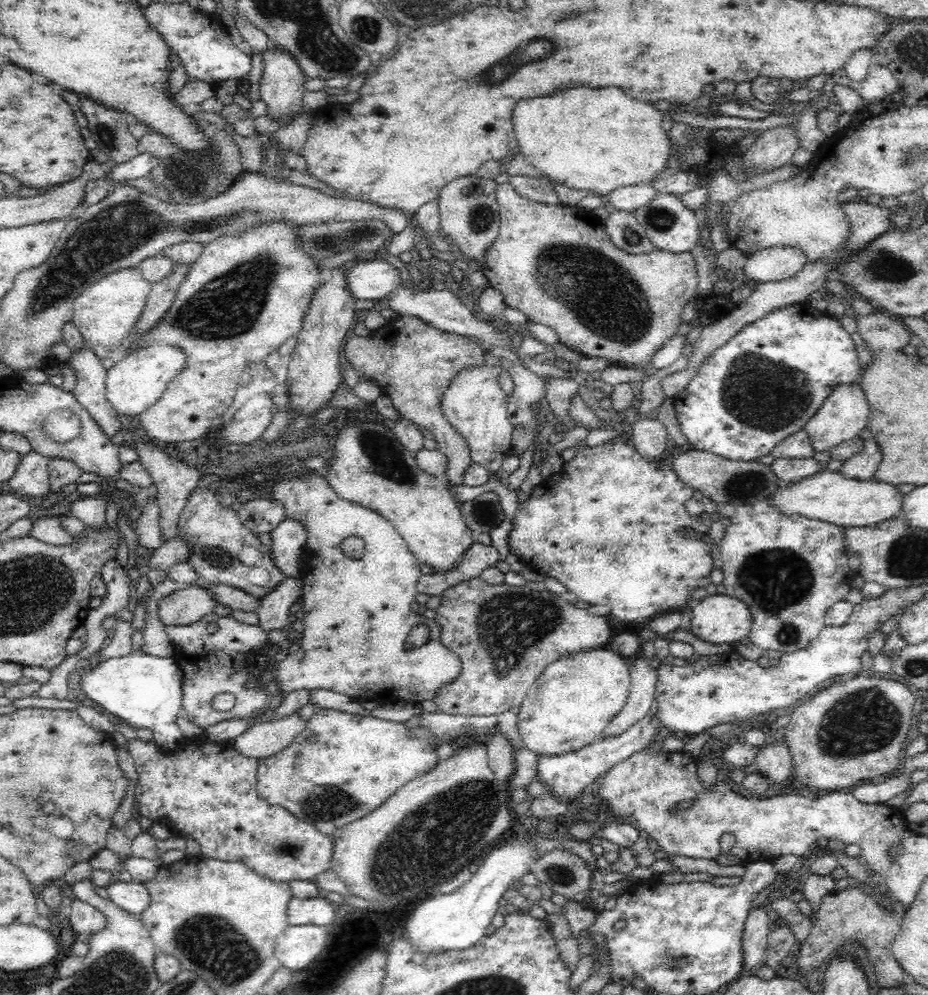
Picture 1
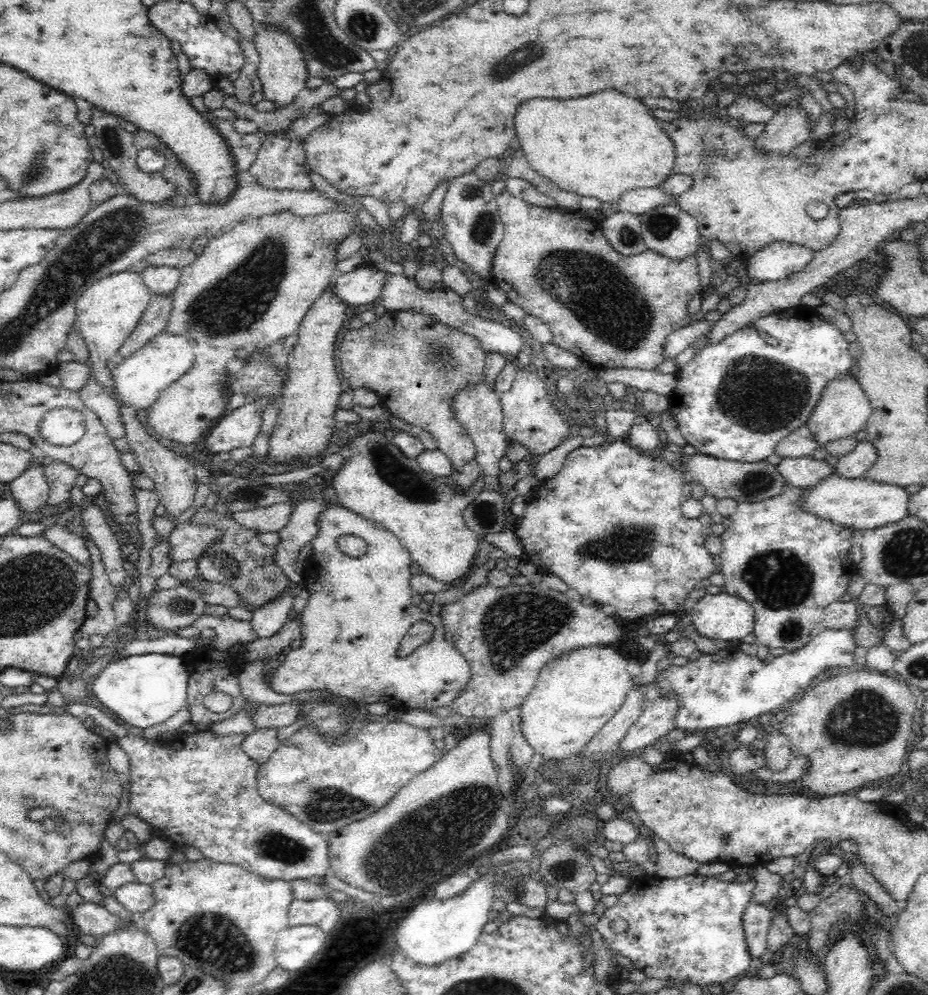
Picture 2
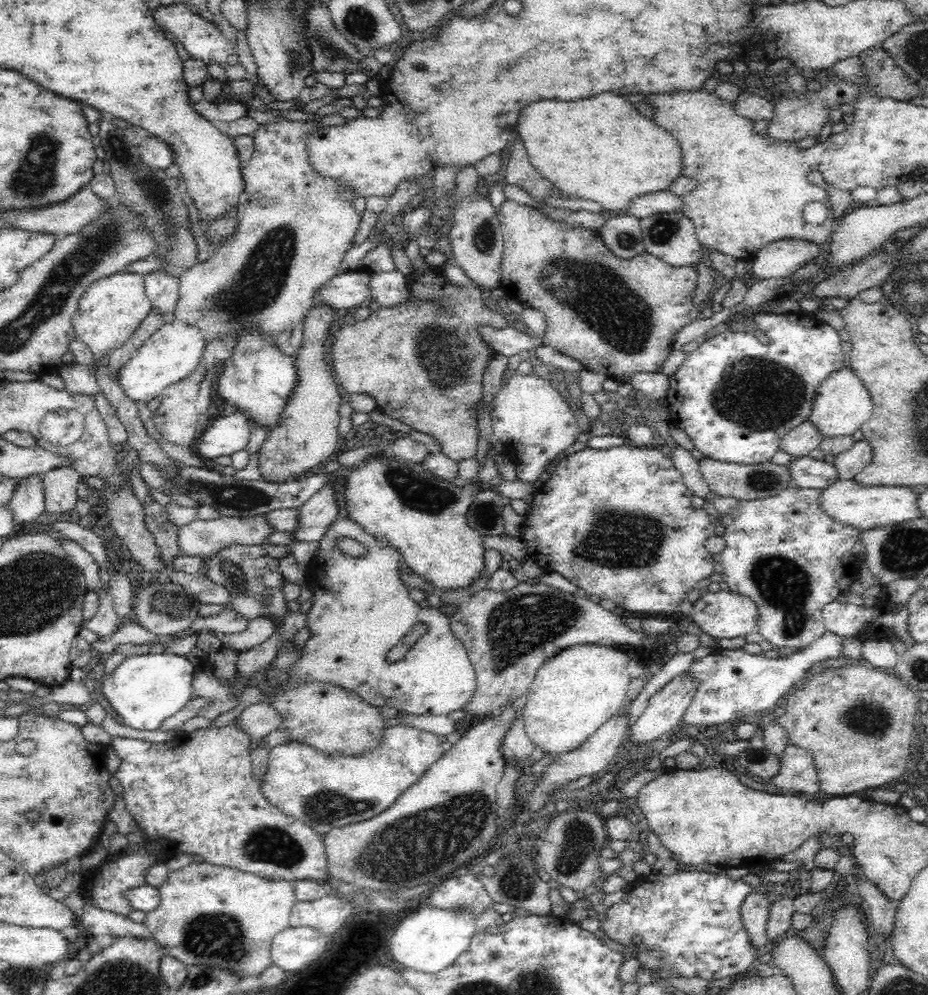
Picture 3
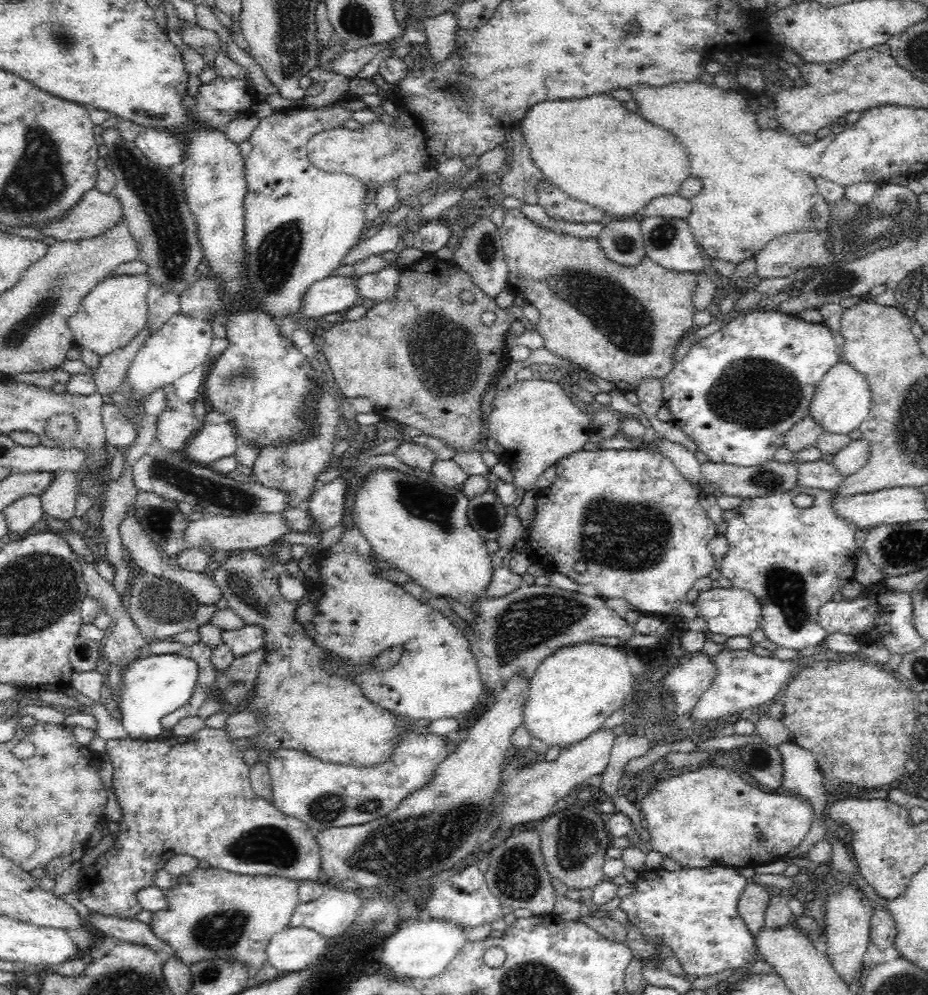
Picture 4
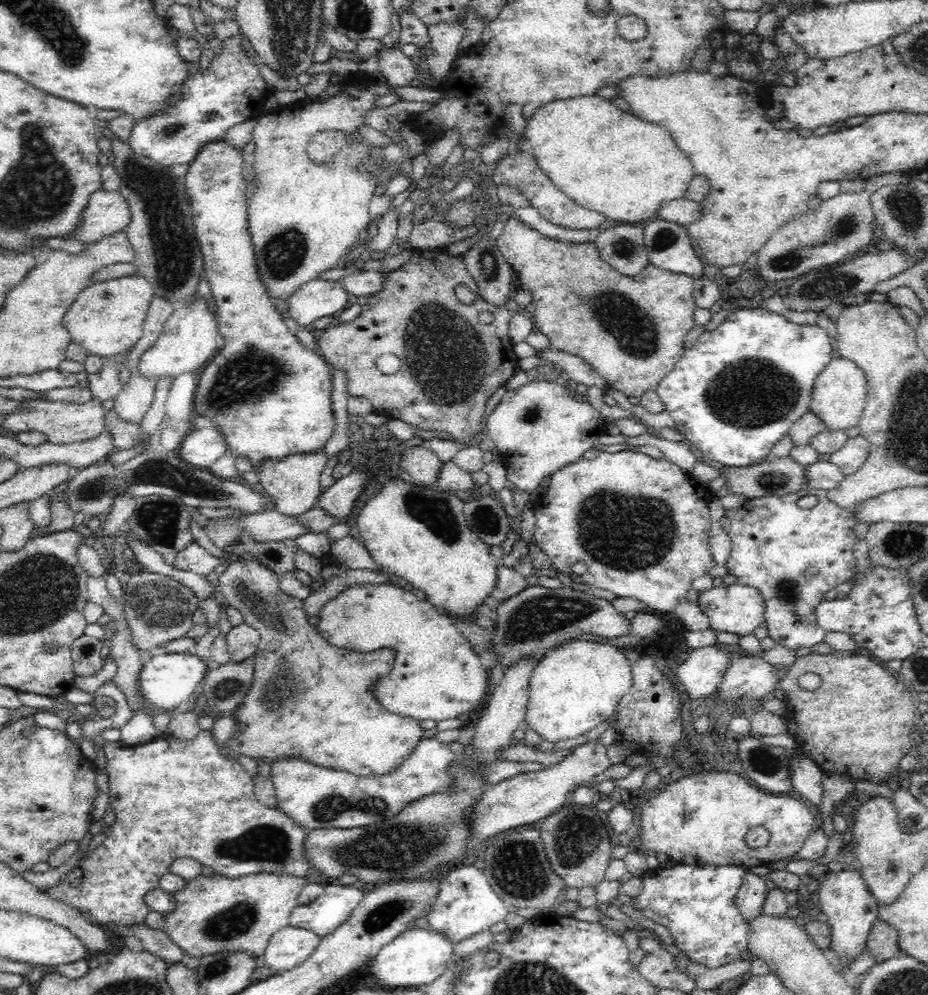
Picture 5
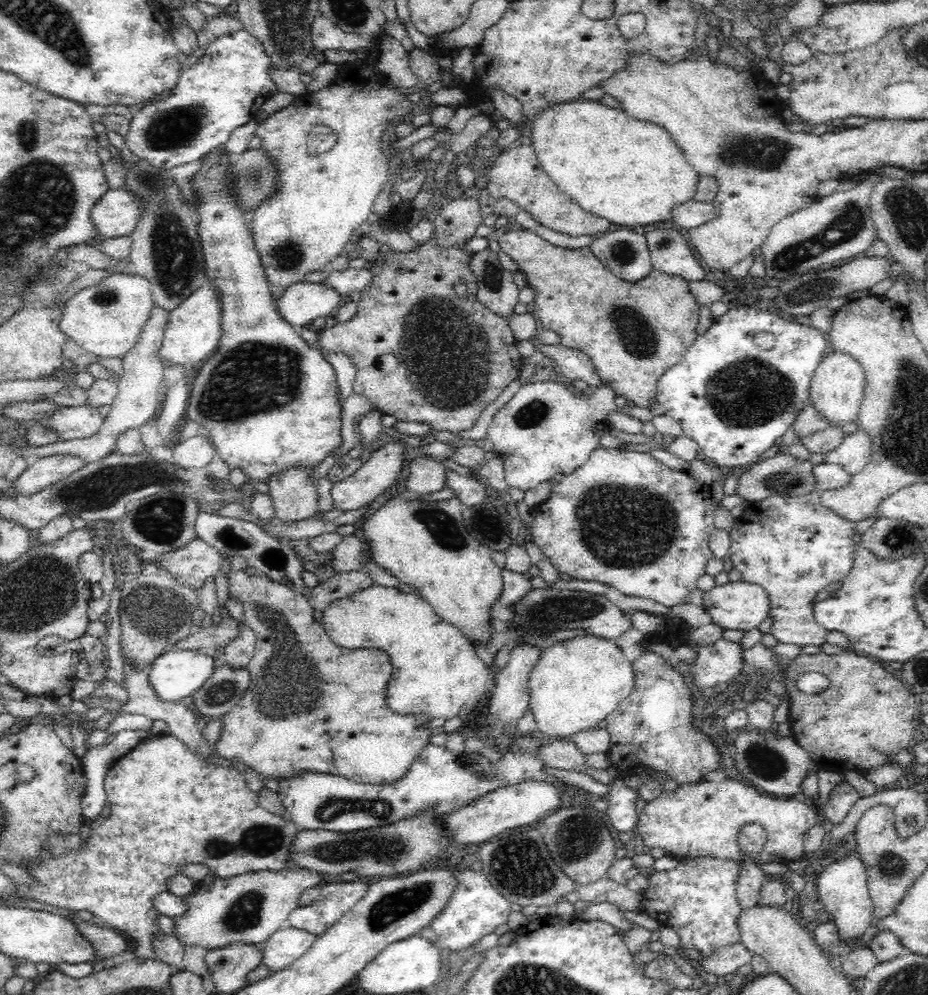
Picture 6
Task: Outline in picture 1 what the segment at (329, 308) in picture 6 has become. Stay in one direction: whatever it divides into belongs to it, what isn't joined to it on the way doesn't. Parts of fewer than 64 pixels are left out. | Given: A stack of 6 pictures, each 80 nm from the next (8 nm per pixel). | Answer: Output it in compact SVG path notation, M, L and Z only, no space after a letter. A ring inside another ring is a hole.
M379 256L360 258L349 269L347 287L357 300L378 300L402 284L401 271Z

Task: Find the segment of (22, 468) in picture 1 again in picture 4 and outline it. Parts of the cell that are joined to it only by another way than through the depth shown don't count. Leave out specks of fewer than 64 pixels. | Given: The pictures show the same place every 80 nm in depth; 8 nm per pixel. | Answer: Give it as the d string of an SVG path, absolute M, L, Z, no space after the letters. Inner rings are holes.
M26 494L7 506L3 513L6 516L9 532L25 533L43 517L41 495Z

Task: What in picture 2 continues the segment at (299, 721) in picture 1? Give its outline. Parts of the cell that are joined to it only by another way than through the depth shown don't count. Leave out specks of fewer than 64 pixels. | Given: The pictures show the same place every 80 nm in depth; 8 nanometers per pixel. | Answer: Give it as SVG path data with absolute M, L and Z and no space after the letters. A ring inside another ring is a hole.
M257 728L250 734L244 736L242 740L242 751L250 758L253 758L258 765L264 764L264 761L275 751L278 747L288 740L279 738L279 730L281 728Z

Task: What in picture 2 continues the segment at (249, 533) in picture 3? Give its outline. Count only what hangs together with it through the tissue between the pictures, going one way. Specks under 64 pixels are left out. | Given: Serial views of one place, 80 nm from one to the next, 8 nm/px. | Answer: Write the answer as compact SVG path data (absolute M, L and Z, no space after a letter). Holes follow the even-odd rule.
M178 525L167 537L171 564L188 560L197 560L207 550L211 542L216 541L221 533L216 528L204 526Z

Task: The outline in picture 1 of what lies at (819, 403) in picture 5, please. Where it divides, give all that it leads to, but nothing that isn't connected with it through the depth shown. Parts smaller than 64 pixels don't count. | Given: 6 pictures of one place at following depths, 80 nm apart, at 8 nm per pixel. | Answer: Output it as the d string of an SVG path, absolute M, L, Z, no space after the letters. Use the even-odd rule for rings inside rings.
M858 382L849 385L838 385L825 398L818 412L806 423L805 431L810 439L814 452L832 450L841 442L855 439L861 430L867 428L869 423L869 406L866 395Z

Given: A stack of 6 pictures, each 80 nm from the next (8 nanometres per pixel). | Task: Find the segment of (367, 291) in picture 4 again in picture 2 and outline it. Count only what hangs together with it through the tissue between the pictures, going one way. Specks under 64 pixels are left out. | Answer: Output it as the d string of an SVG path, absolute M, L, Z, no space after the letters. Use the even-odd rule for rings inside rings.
M406 275L392 276L385 282L383 286L380 304L384 305L388 311L416 311L416 313L424 313L425 316L430 316L435 322L439 322L443 326L456 328L464 334L468 334L480 341L488 353L506 352L510 356L516 356L522 348L522 337L514 332L510 327L484 319L483 315L475 316L470 314L464 307L462 297L456 294L451 288L442 287L435 291L427 291L419 288L415 279L411 279Z

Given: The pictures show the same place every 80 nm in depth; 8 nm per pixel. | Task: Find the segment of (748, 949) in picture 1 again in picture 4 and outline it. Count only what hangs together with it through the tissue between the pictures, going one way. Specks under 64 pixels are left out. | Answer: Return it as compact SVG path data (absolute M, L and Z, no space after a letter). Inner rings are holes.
M750 880L739 898L739 915L754 940L765 926L765 914L770 899L770 894L764 887Z

